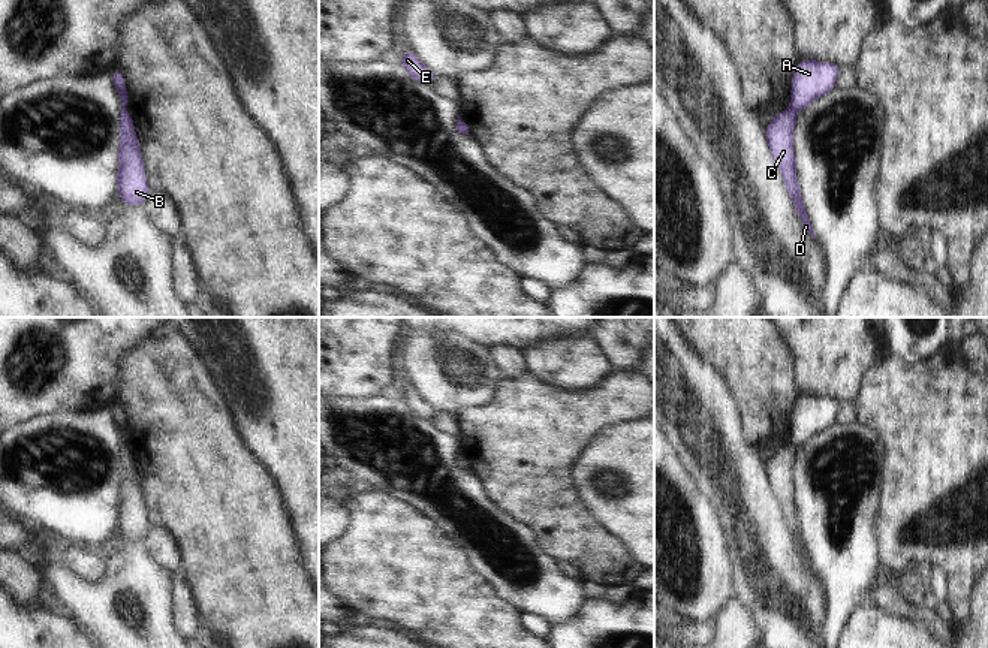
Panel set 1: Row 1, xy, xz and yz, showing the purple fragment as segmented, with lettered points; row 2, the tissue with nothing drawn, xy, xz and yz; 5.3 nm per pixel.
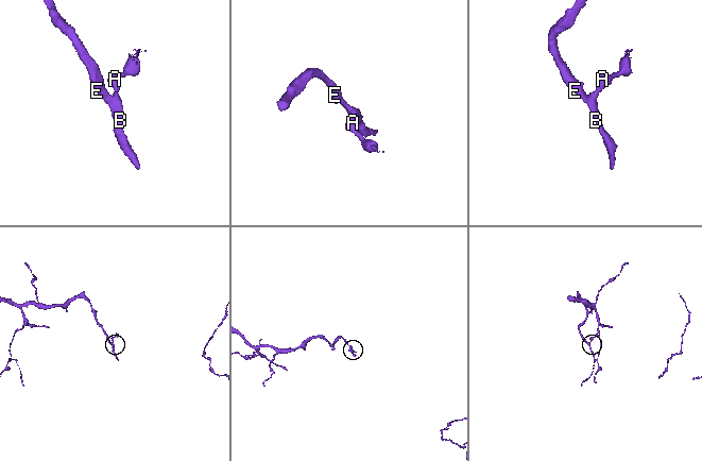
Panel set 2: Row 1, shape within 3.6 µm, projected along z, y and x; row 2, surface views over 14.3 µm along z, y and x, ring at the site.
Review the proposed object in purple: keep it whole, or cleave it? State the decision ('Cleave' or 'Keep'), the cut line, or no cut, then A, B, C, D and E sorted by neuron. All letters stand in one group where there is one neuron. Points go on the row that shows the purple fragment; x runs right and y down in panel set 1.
Cleave. Split along yz (791, 107), (797, 111). Groups: A / B C D E.

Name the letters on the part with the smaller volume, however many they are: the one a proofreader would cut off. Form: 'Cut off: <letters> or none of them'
Cut off: A

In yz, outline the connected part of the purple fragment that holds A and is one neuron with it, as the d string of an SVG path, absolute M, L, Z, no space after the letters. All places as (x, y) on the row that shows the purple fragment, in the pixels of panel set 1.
M801 60L792 75L790 108L802 111L835 88L840 64Z

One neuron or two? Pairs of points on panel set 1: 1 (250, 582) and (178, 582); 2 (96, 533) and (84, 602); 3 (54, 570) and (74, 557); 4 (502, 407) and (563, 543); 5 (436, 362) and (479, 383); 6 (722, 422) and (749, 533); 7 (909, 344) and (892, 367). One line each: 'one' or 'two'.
1: two
2: two
3: two
4: one
5: one
6: one
7: two

